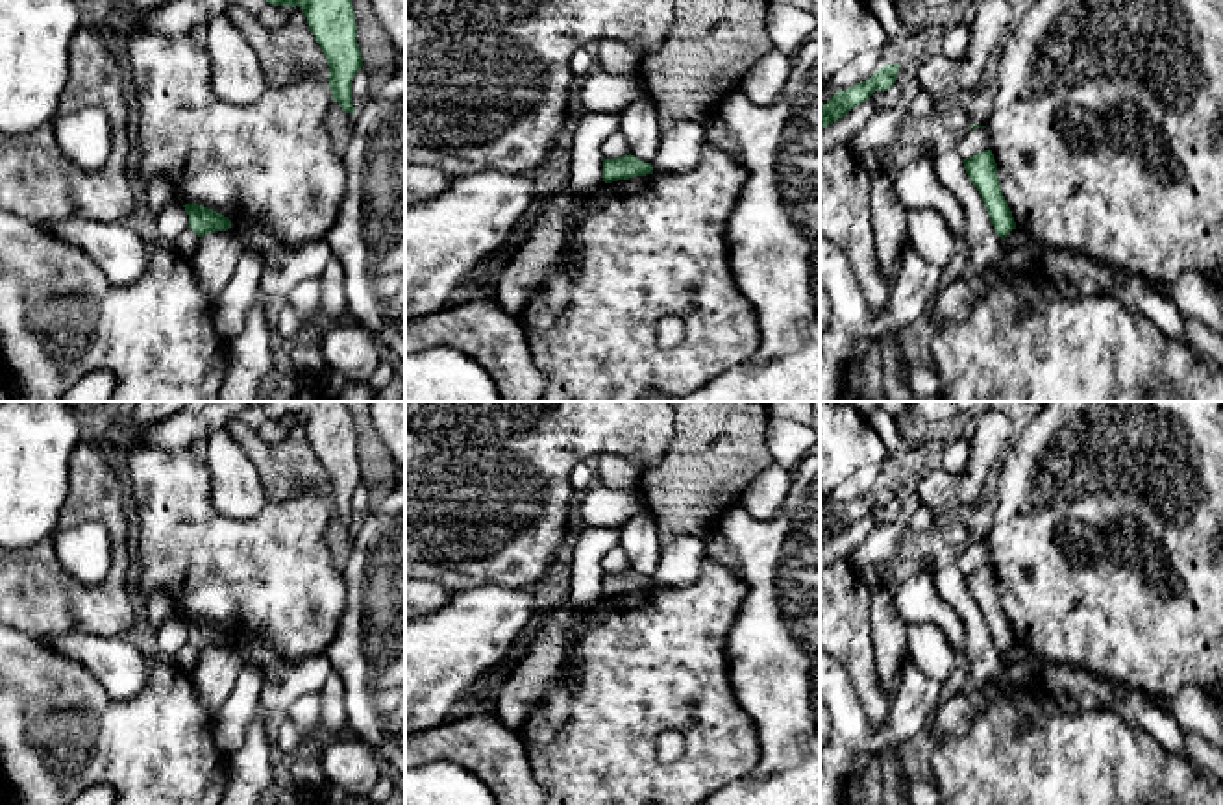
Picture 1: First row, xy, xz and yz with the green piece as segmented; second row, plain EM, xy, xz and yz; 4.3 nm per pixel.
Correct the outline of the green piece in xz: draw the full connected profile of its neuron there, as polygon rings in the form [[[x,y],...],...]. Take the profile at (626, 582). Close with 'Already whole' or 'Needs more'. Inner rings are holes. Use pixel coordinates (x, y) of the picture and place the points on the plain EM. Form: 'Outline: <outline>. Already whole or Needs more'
Outline: [[[625,570],[618,574],[603,574],[603,596],[612,598],[618,594],[629,594],[635,590],[653,588],[651,577],[644,577],[635,570]]]. Already whole

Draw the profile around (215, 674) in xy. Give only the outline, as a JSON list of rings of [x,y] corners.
[[[215,646],[200,651],[196,664],[189,672],[200,705],[216,714],[237,685],[244,663],[237,650]]]

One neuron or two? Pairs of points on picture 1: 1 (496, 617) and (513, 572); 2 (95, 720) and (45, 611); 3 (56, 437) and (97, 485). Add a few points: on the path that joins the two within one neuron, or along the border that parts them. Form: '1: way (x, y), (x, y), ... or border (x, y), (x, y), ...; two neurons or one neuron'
1: border (537, 587), (478, 585), (465, 591); two neurons
2: border (19, 630), (50, 648); two neurons
3: border (80, 441), (69, 461), (69, 495), (65, 498); two neurons

